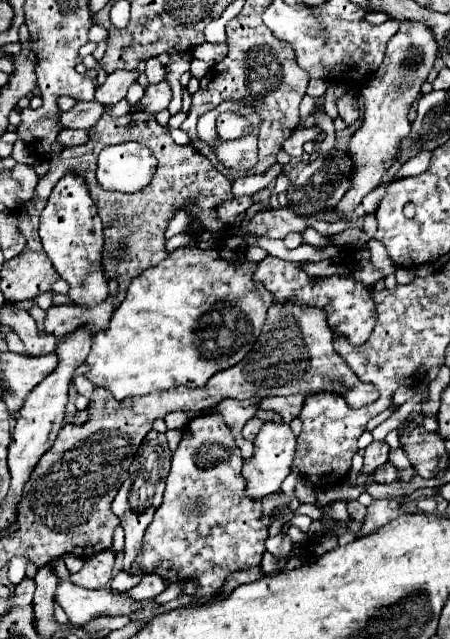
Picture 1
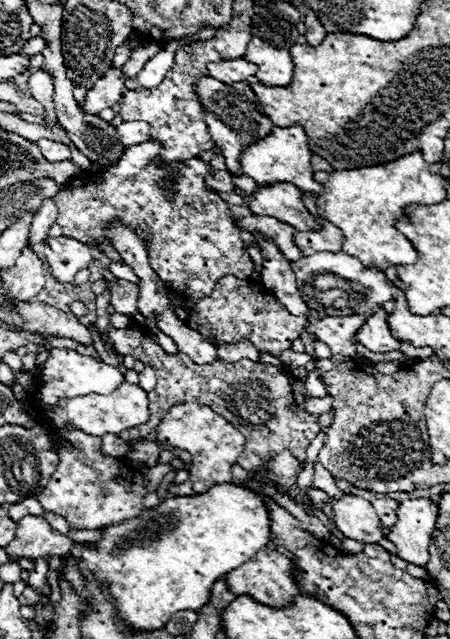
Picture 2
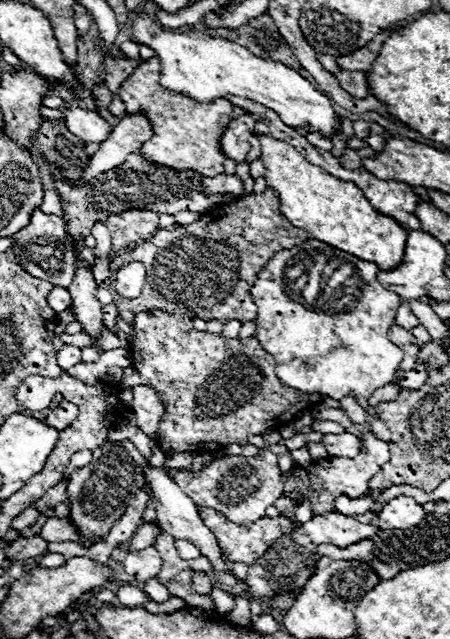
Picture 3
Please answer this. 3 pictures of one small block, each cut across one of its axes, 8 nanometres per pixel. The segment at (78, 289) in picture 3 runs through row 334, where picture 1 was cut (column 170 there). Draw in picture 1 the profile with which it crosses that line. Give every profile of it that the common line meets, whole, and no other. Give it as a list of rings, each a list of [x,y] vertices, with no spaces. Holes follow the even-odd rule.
[[[160,82],[160,84],[152,84],[146,88],[142,100],[140,100],[140,106],[142,110],[150,112],[150,114],[158,114],[160,110],[166,110],[168,104],[170,104],[170,98],[172,98],[172,92],[170,92],[170,86],[168,82]]]

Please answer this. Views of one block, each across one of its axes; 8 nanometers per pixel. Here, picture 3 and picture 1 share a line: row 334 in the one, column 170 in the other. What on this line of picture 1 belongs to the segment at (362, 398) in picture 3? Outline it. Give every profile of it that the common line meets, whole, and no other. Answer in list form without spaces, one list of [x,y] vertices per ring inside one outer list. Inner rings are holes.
[[[176,248],[164,262],[134,278],[124,302],[112,314],[110,328],[98,332],[92,340],[92,350],[86,358],[90,366],[86,378],[94,386],[108,388],[118,400],[172,386],[206,386],[210,376],[238,364],[262,332],[266,312],[272,306],[272,294],[260,282],[252,280],[256,266],[246,260],[244,250]]]

